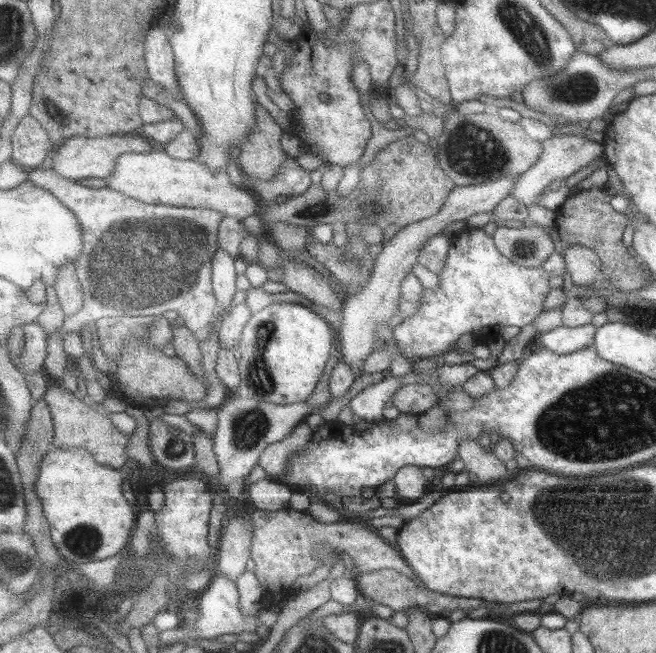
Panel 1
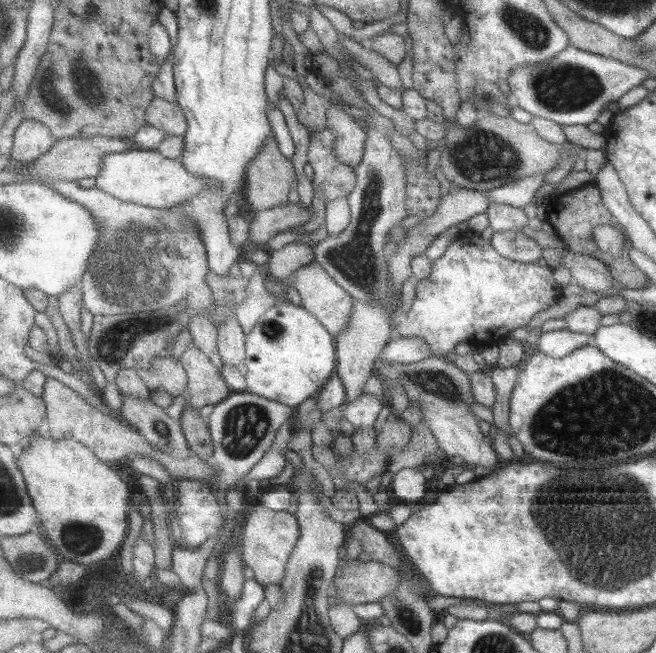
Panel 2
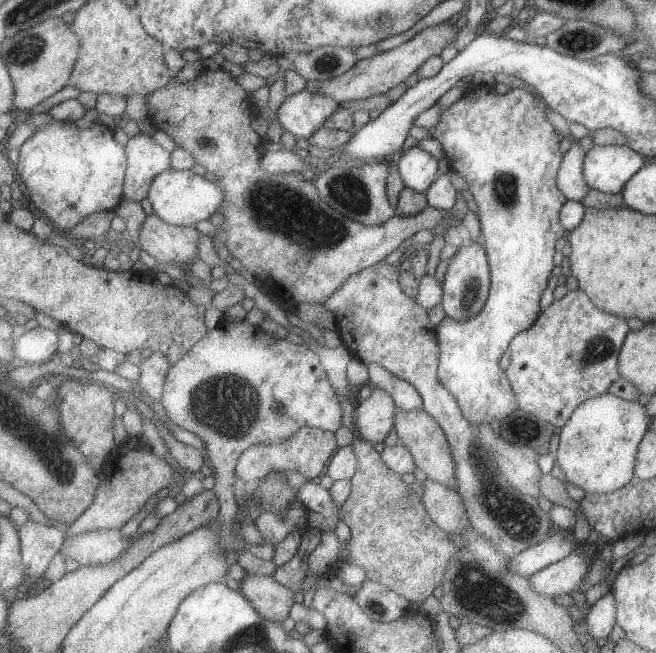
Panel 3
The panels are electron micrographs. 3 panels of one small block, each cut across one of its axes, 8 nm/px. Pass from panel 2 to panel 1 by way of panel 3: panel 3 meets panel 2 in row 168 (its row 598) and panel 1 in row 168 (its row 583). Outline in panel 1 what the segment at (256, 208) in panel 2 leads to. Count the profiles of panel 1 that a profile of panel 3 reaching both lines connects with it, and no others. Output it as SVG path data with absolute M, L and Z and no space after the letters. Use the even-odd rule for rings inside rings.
M258 106L256 113L258 123L249 138L241 144L241 155L238 164L248 175L258 177L262 181L270 181L280 173L286 163L288 154L282 146L282 138L288 130L282 128L266 106Z

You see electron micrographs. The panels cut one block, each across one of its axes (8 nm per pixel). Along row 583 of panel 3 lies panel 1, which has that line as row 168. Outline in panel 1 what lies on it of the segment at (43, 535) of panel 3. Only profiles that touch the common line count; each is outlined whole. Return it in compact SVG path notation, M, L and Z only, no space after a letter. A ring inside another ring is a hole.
M26 116L14 131L14 158L24 167L31 169L45 168L57 150L51 134L38 118Z

